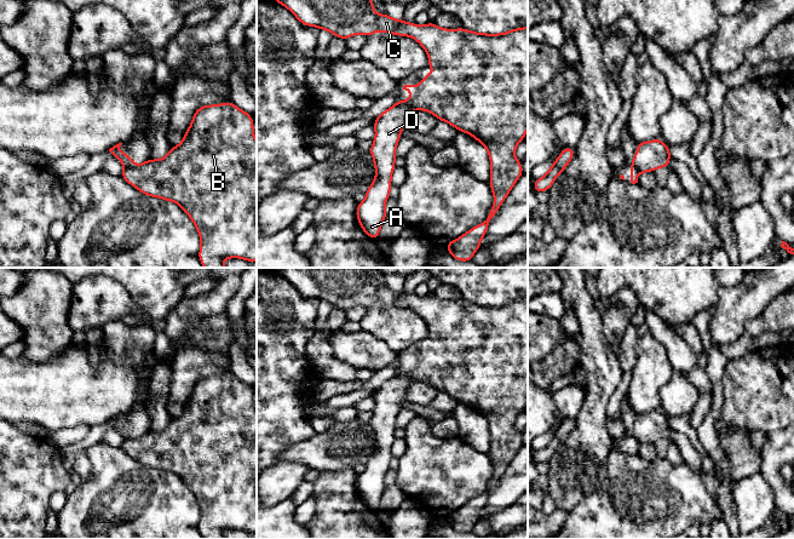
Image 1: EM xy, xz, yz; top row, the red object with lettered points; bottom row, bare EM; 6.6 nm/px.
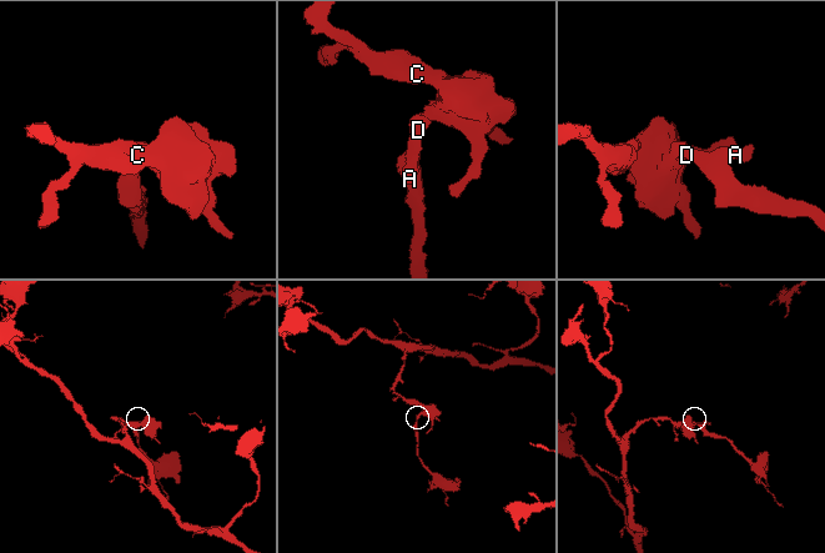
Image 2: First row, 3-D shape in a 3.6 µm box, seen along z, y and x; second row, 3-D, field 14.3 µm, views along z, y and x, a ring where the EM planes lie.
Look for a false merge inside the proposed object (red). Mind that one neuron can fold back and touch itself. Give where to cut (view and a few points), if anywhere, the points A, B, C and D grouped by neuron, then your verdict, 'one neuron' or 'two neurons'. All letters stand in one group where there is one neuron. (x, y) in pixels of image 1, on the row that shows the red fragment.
xz (397, 102), (406, 103), (412, 110) | A D / B C | two neurons

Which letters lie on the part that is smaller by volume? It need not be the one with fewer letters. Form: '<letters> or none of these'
A, D

